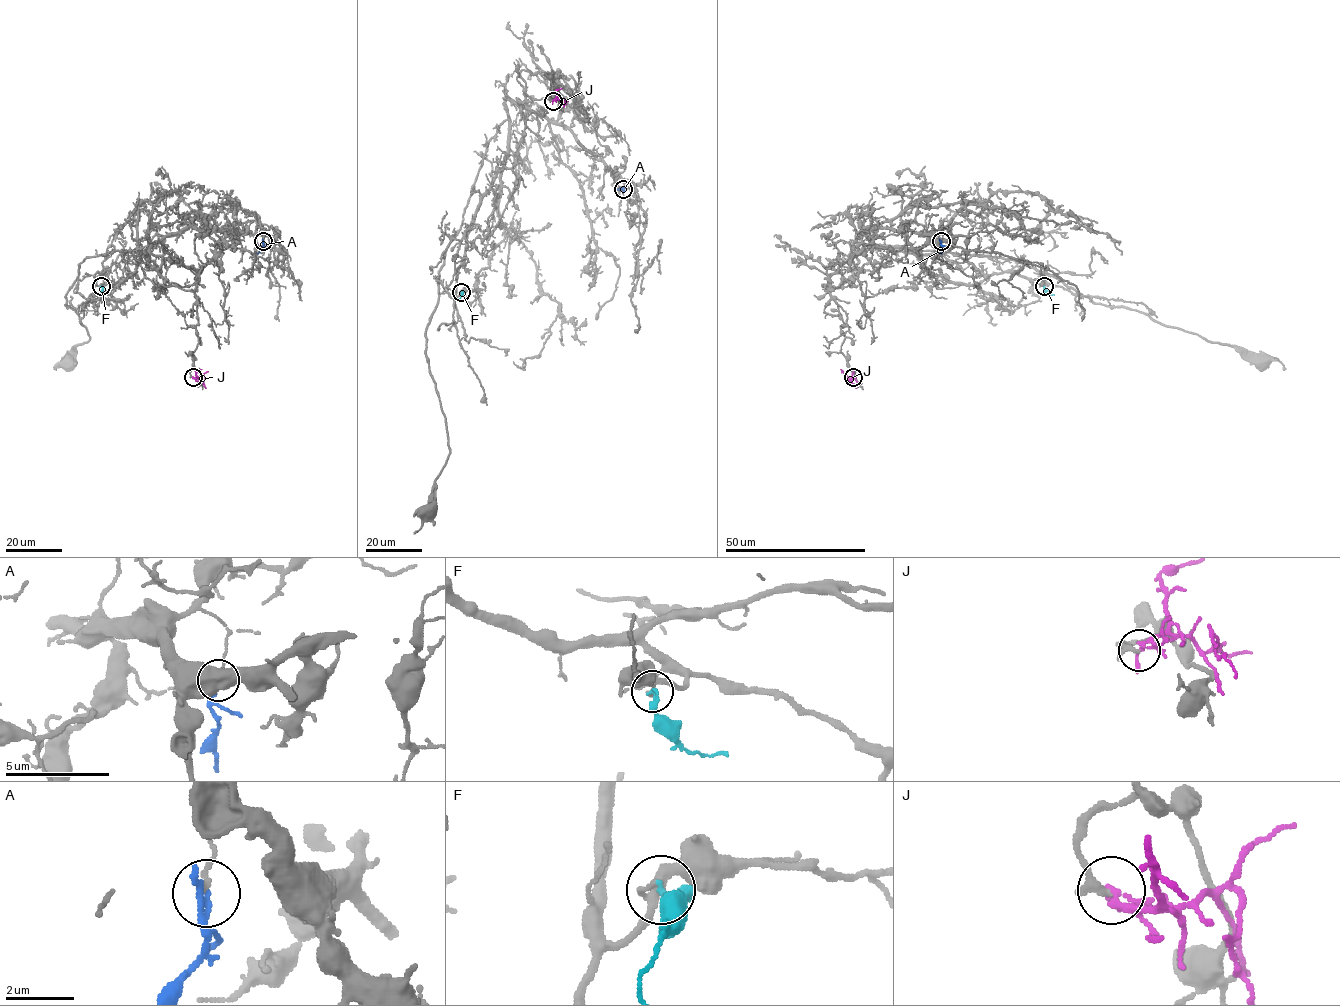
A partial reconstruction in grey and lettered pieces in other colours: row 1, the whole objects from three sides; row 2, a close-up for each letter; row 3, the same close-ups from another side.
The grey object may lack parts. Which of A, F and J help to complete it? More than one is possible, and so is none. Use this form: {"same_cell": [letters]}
{"same_cell": []}

